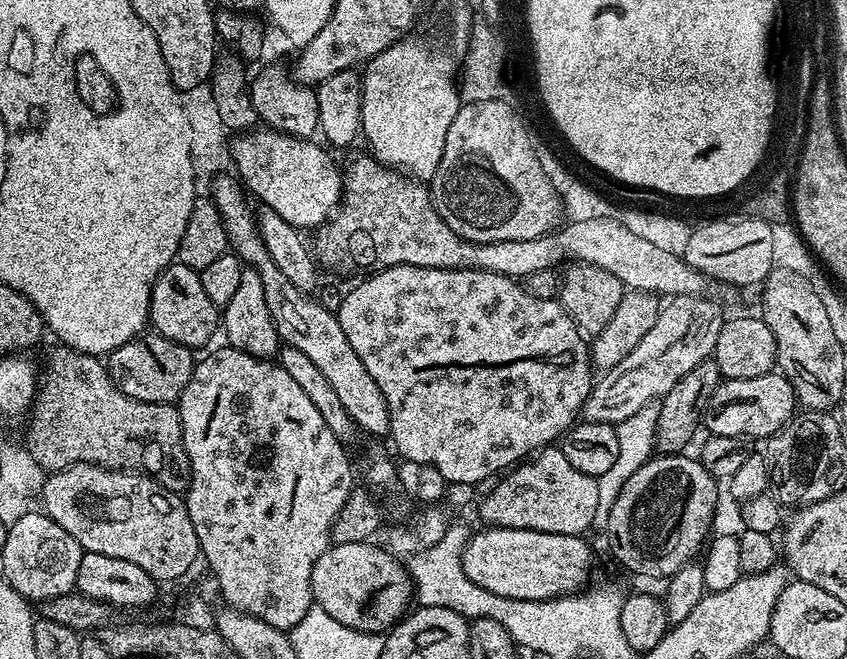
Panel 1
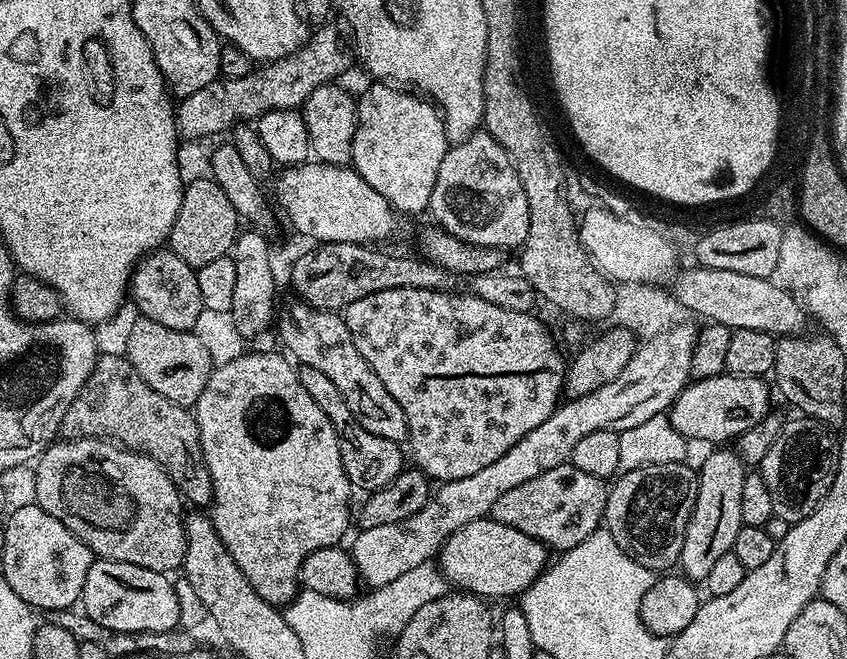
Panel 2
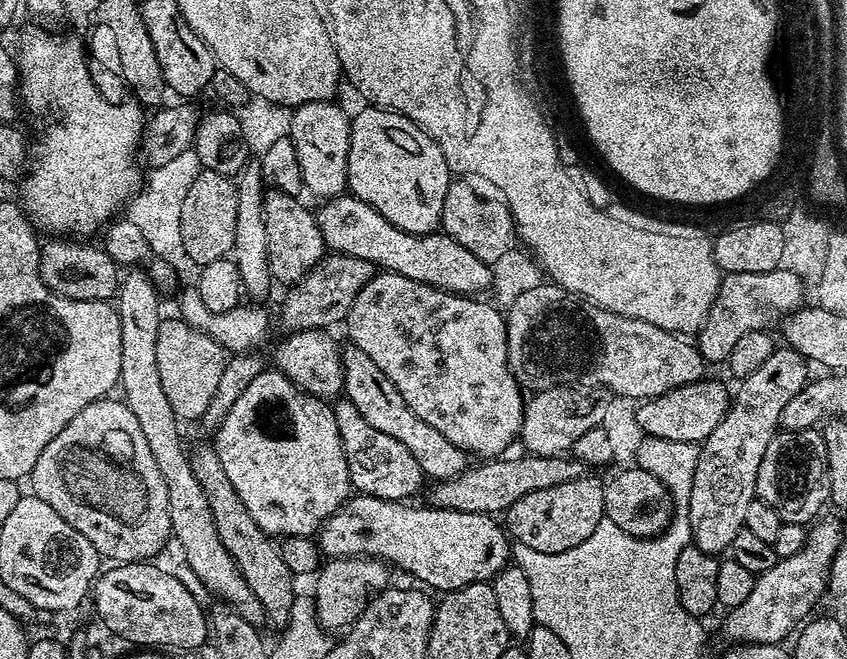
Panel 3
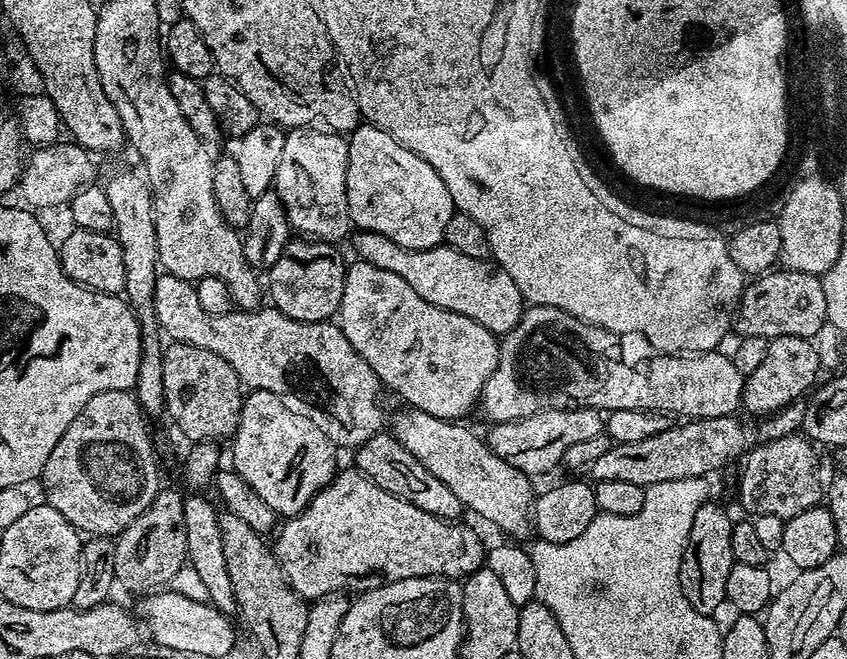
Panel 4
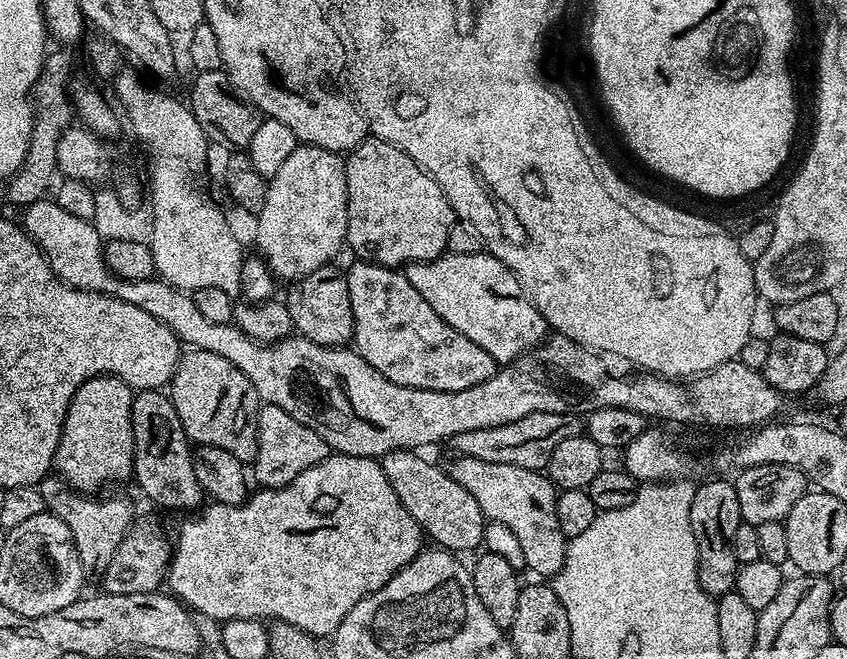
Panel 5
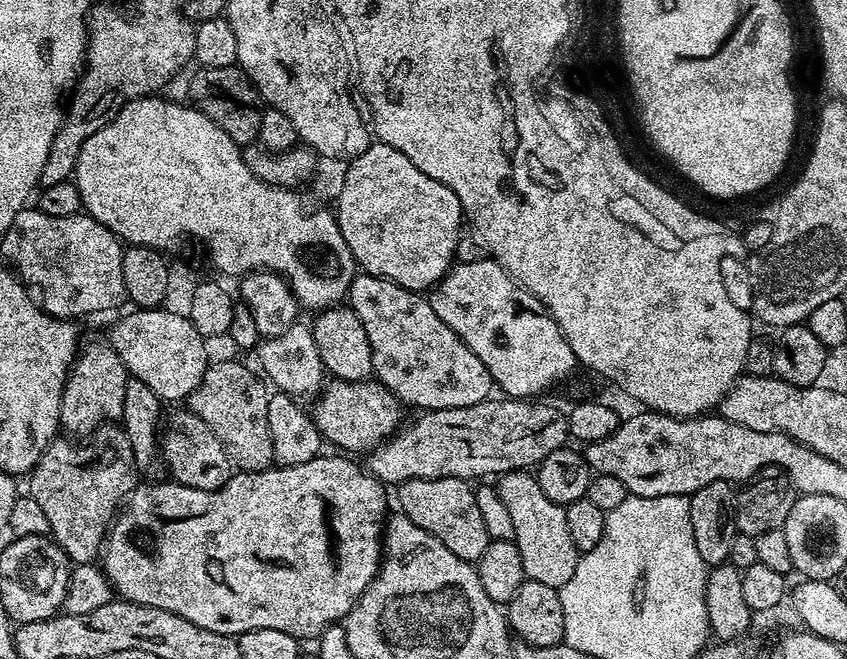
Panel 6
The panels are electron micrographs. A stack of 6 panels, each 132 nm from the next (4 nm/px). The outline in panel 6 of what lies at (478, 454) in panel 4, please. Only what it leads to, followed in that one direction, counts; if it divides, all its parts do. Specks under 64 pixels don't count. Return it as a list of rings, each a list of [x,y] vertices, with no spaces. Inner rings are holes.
[[[528,470],[503,473],[498,480],[498,491],[514,522],[515,542],[524,559],[525,577],[557,590],[566,586],[574,578],[578,553],[566,526],[564,508],[542,494],[542,486],[538,486],[535,475]]]

